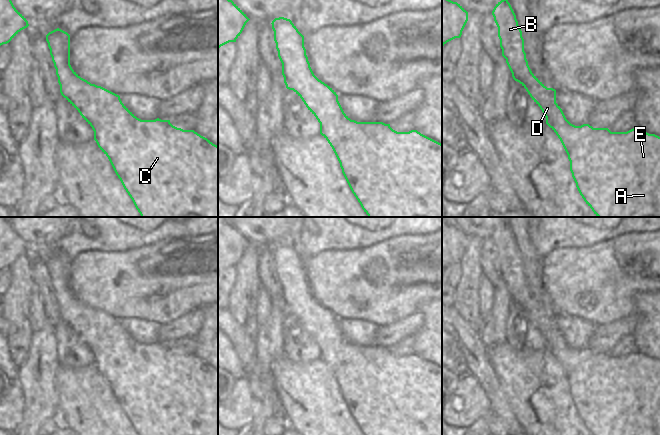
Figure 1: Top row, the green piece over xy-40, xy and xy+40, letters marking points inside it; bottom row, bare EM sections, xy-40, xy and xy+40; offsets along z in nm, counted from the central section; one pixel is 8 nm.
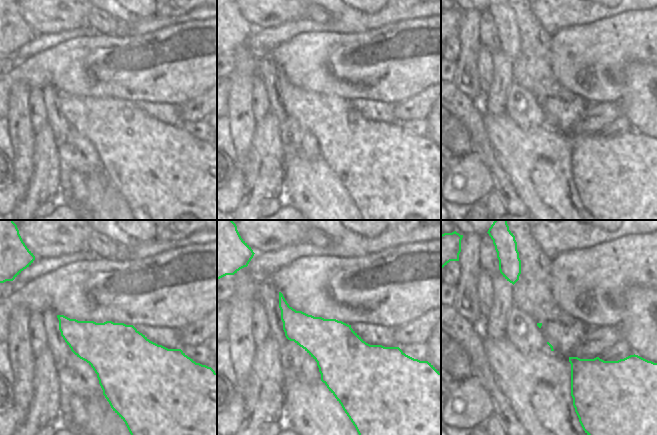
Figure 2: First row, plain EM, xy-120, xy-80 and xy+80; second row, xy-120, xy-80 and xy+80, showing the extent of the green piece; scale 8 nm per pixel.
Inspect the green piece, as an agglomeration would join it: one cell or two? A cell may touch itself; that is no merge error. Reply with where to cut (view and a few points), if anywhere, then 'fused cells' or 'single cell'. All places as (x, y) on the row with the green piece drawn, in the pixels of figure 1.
no cut; single cell

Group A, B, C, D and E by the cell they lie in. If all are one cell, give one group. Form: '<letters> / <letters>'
A B C D E

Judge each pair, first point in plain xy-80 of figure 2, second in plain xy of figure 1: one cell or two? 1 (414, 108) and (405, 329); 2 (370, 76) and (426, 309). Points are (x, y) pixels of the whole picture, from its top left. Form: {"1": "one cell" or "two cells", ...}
{"1": "one cell", "2": "two cells"}

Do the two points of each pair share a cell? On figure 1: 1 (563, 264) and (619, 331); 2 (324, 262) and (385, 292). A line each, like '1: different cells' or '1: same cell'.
1: different cells
2: same cell

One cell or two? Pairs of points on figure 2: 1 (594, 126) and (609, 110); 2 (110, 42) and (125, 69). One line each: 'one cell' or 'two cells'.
1: one cell
2: one cell

